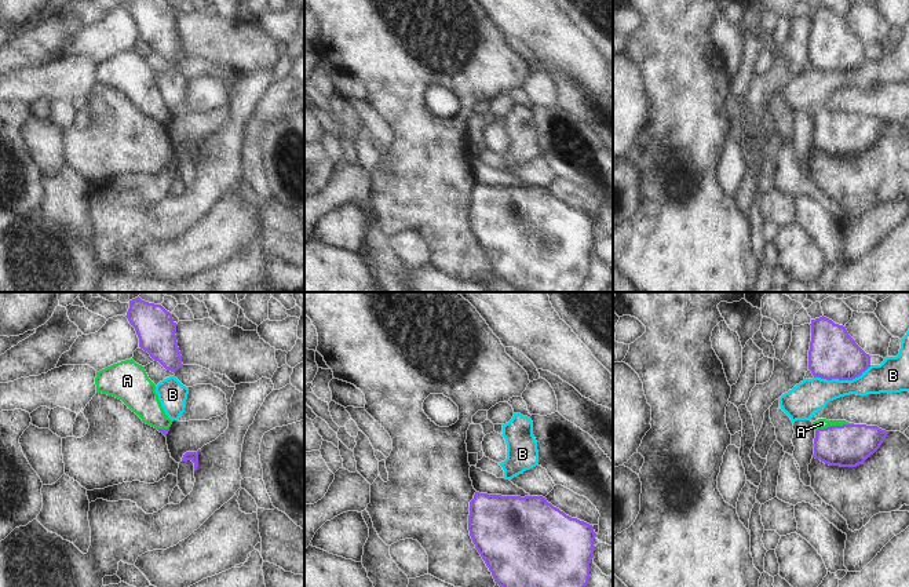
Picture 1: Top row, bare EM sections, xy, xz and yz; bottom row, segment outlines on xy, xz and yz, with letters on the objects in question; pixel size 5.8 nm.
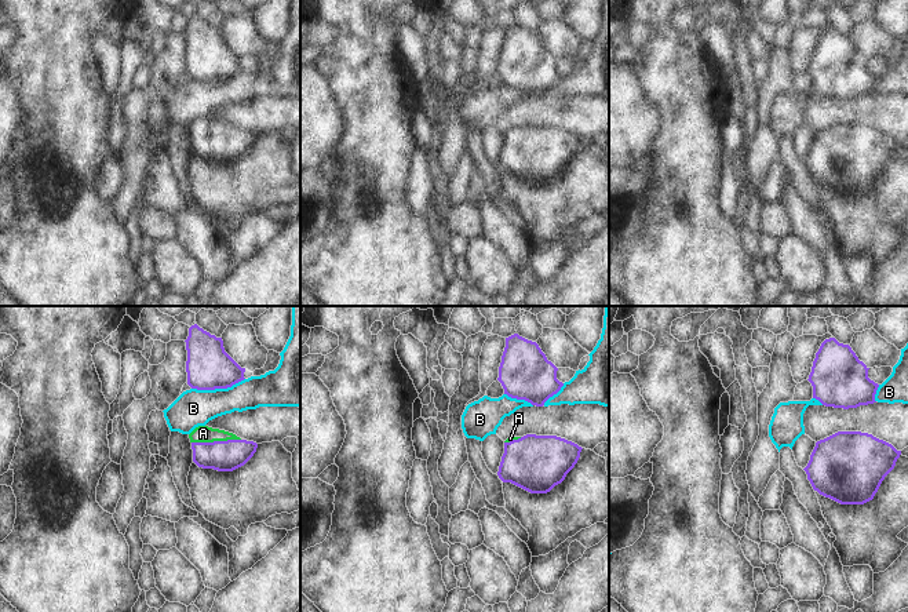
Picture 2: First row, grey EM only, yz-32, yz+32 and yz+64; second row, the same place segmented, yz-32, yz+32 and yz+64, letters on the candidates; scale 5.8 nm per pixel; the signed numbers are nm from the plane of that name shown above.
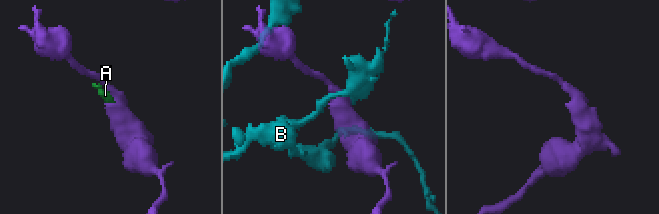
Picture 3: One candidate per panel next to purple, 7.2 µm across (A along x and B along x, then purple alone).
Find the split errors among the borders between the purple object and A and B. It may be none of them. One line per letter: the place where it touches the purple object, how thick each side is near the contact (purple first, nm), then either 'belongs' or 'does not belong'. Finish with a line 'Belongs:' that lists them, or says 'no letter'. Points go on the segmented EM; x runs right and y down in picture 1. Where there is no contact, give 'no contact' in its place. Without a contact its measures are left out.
A: meets purple in yz at (833, 426); 260 nm thick on the purple side, 60 nm on the other; belongs
B: meets purple in yz at (842, 379); 280 nm thick on the purple side, 200 nm on the other; does not belong
Belongs: A

